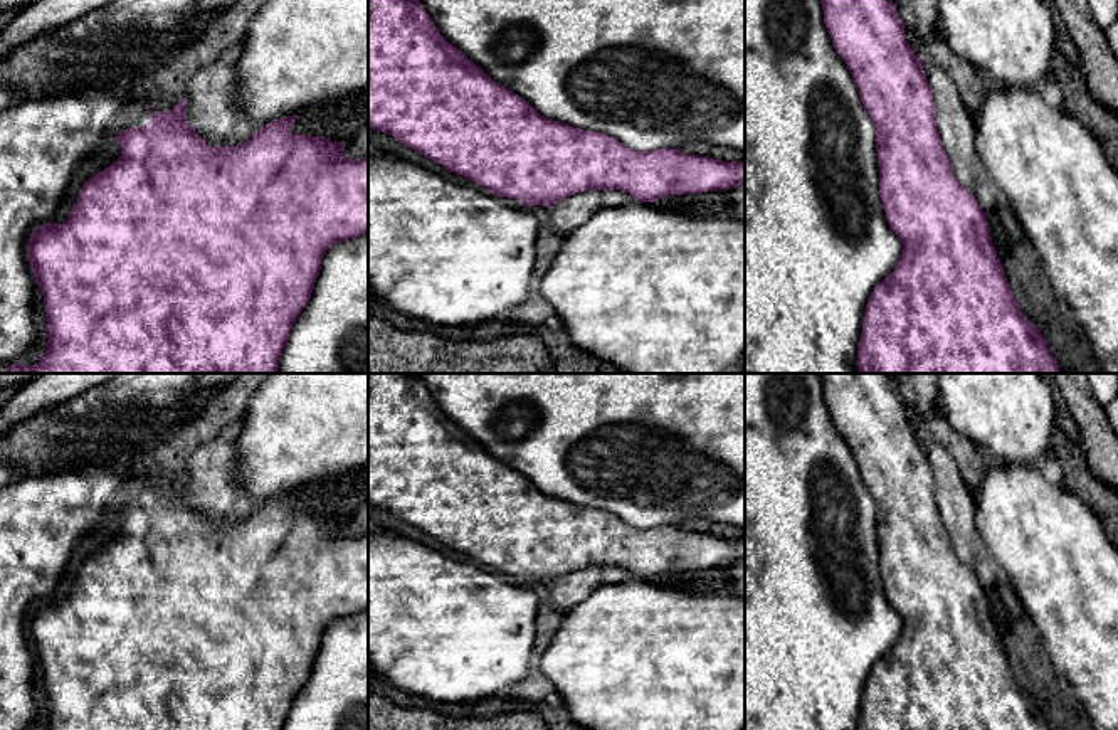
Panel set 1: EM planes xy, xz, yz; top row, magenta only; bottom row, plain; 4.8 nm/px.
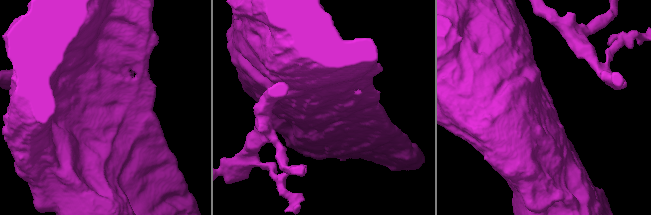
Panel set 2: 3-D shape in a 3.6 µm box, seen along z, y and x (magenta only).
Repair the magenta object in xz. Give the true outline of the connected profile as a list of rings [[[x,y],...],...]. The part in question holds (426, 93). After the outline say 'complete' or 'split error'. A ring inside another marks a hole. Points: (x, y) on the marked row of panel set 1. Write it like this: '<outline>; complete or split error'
[[[368,0],[368,126],[526,207],[550,209],[588,190],[617,188],[635,200],[654,202],[745,183],[745,161],[721,161],[672,148],[641,153],[600,131],[541,116],[449,44],[419,0]]]; complete

